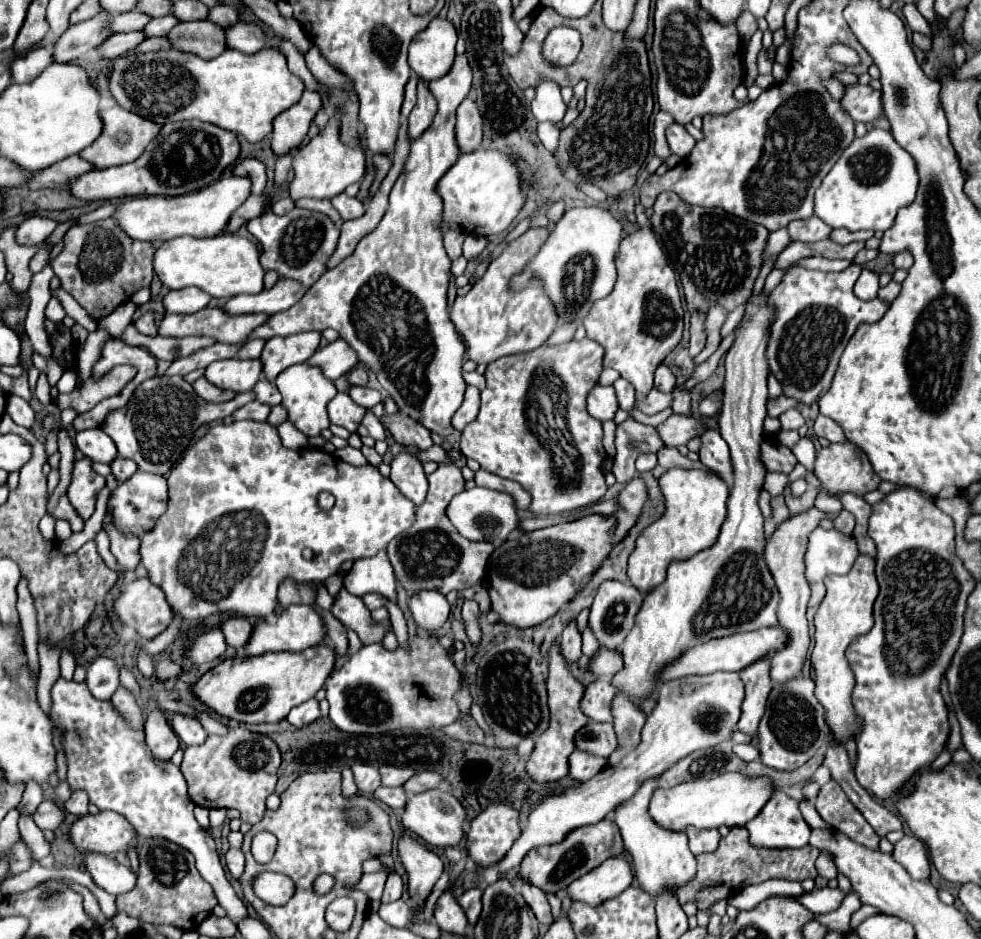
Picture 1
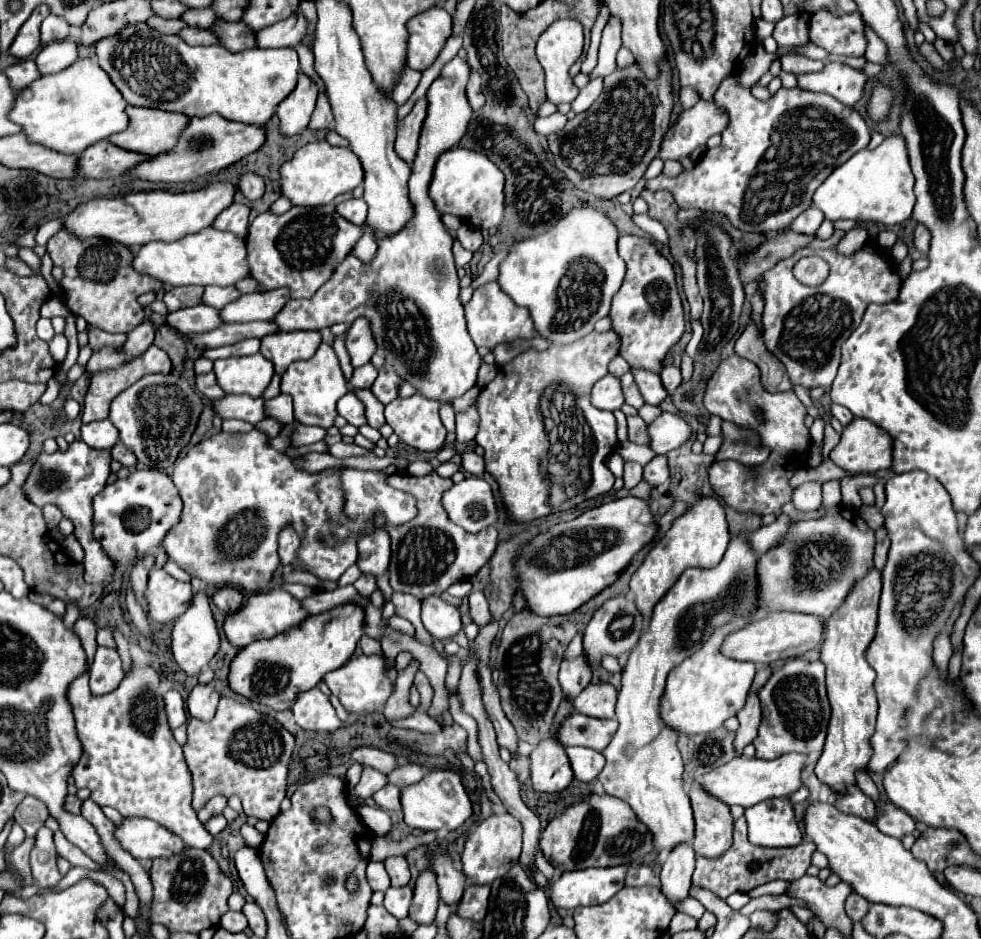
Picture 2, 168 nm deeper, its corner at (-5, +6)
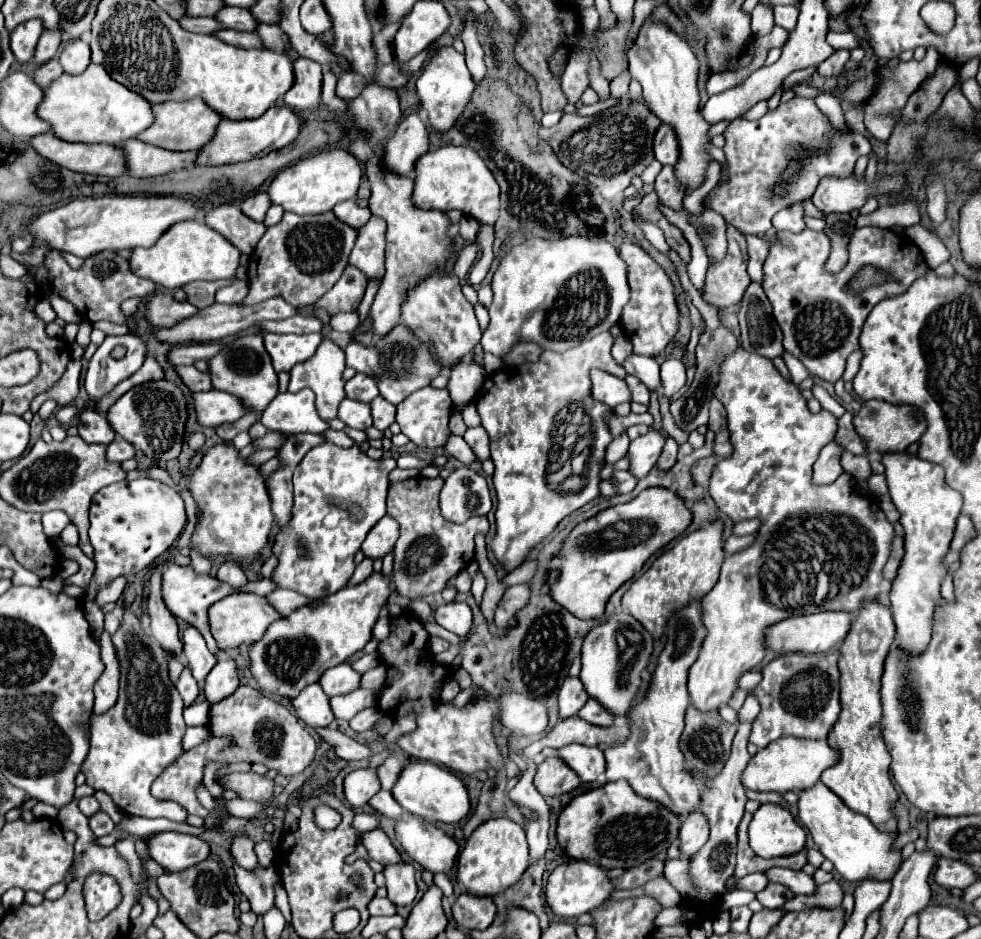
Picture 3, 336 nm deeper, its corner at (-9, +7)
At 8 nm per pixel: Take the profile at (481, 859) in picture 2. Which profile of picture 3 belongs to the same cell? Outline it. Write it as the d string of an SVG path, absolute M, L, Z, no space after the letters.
M509 818L483 822L469 838L457 858L457 882L473 896L497 896L517 884L529 866L529 848L525 830Z

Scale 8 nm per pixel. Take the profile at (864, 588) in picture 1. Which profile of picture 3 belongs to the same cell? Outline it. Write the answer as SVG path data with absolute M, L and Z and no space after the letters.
M871 600L861 612L857 612L857 620L853 622L851 632L841 646L839 668L843 710L837 724L829 732L829 744L837 746L837 750L841 752L841 760L821 774L821 782L825 786L829 786L853 812L867 816L883 832L897 832L897 818L893 808L899 800L899 794L889 776L891 756L879 734L881 672L893 640L895 624L891 618L891 610Z

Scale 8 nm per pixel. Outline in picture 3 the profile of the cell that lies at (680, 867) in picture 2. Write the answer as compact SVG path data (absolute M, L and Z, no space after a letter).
M695 810L685 816L679 840L681 840L681 852L687 858L691 858L709 840L709 822L701 810Z

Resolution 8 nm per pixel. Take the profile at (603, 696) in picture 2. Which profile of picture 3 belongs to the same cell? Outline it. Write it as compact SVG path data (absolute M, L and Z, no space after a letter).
M593 698L587 700L587 704L581 708L581 712L577 714L579 718L583 718L585 722L593 724L593 726L601 726L601 728L607 728L613 724L613 716L605 716L609 714L605 708L601 708L599 704L595 704Z

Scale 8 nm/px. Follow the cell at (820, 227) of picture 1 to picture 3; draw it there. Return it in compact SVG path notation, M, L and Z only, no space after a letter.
M793 204L789 208L783 208L773 218L773 226L775 226L775 230L801 232L805 228L805 222L803 222L803 206L801 204Z

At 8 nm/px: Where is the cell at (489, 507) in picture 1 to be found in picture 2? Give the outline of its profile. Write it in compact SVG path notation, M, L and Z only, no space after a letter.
M465 477L443 495L443 507L453 523L469 533L479 533L499 521L491 485L481 477Z

